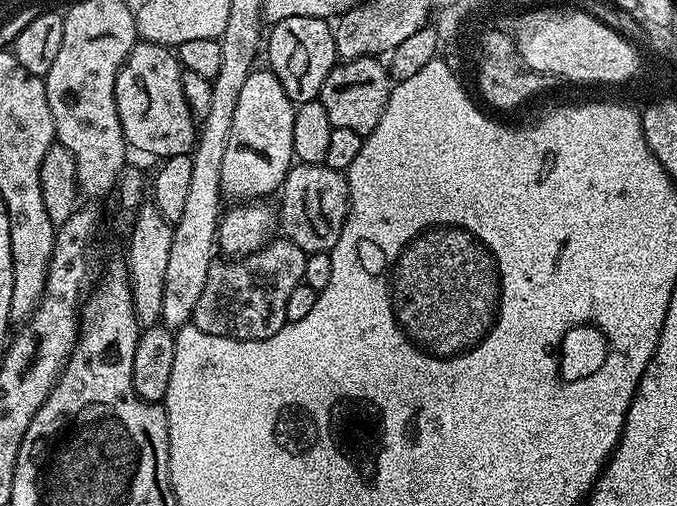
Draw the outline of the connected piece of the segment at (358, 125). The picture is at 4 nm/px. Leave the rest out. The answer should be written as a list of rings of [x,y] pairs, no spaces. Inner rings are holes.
[[[363,56],[337,63],[322,82],[319,101],[326,108],[332,127],[367,134],[376,129],[394,87],[394,80],[383,59]]]

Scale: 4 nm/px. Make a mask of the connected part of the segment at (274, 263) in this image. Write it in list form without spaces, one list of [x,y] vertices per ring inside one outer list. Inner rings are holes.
[[[273,238],[256,252],[239,258],[224,258],[210,266],[210,274],[206,274],[206,284],[202,286],[202,294],[198,297],[198,306],[194,306],[191,324],[198,326],[206,334],[232,336],[235,340],[265,340],[282,326],[289,323],[286,318],[286,302],[290,302],[290,294],[302,283],[306,270],[306,253],[287,238]]]

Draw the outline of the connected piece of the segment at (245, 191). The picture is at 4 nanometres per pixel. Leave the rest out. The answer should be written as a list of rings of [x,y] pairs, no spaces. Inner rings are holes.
[[[252,71],[246,78],[238,97],[238,106],[234,109],[234,122],[230,125],[230,142],[226,142],[226,154],[222,157],[221,193],[229,196],[232,202],[256,202],[275,193],[284,183],[289,168],[294,163],[294,118],[296,108],[292,100],[282,90],[282,82],[270,71]]]

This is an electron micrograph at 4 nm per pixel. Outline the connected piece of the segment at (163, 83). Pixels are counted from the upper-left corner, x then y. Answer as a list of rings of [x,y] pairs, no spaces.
[[[137,42],[132,47],[116,76],[118,118],[122,122],[122,134],[129,149],[149,152],[155,158],[186,156],[195,149],[198,124],[186,102],[186,94],[182,94],[181,71],[177,53],[171,47],[147,42]]]

